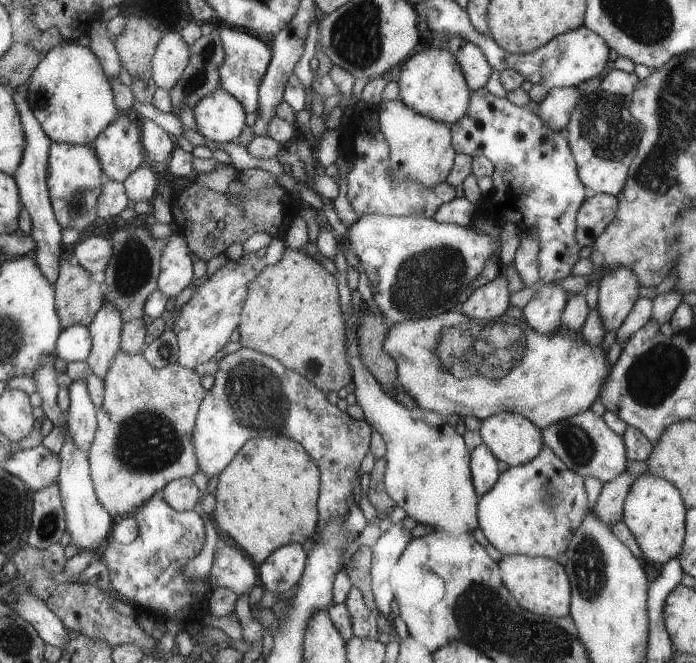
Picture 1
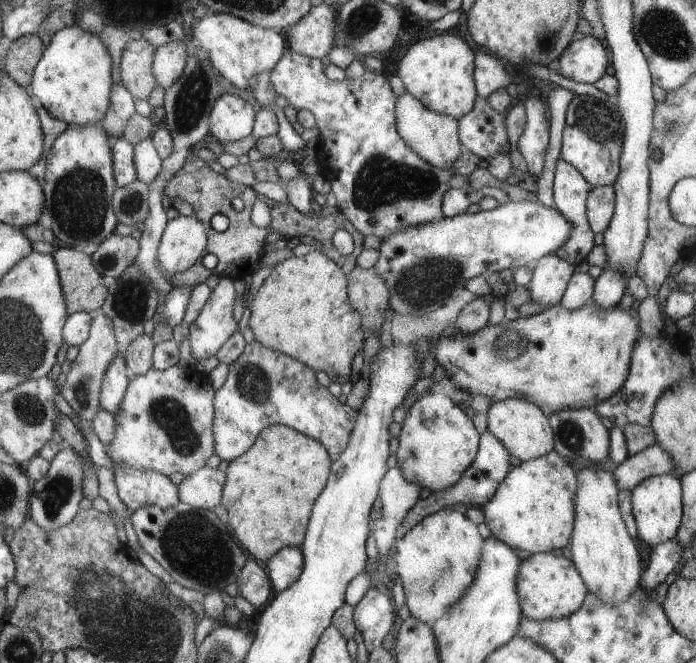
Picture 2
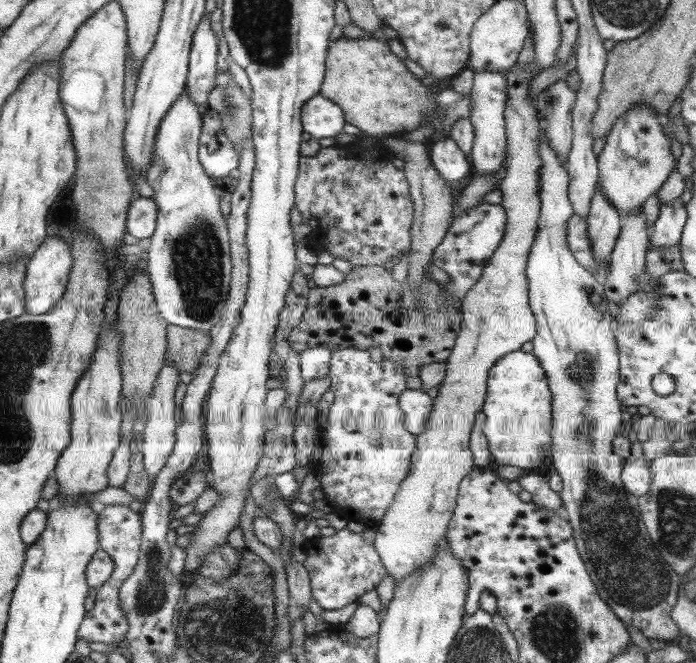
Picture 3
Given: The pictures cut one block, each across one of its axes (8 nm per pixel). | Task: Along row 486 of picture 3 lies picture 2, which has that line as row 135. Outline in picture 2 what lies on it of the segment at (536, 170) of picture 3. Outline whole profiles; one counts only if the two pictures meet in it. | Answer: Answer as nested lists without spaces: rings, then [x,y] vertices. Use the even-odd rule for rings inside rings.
[[[406,92],[398,98],[396,125],[403,140],[431,166],[447,169],[463,152],[463,142],[460,141],[459,134],[459,120],[449,115],[433,112],[422,101],[412,96],[410,92]]]

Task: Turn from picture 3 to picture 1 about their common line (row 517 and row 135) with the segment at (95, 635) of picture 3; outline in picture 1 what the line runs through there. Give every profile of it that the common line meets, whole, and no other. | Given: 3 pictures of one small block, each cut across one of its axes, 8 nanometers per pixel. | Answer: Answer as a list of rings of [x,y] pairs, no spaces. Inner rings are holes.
[[[136,112],[120,114],[119,118],[113,121],[90,145],[90,148],[94,149],[100,157],[103,172],[107,174],[110,181],[124,183],[132,172],[147,162],[139,119],[140,117]]]

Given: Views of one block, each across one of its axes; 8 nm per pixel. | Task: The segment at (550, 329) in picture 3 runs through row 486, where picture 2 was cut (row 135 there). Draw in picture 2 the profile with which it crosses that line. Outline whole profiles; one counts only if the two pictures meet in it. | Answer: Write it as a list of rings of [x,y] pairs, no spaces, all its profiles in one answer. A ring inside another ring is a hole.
[[[575,95],[566,108],[560,159],[572,164],[594,187],[614,185],[620,173],[620,156],[623,155],[624,121],[616,106],[605,103],[600,98],[588,95]]]

